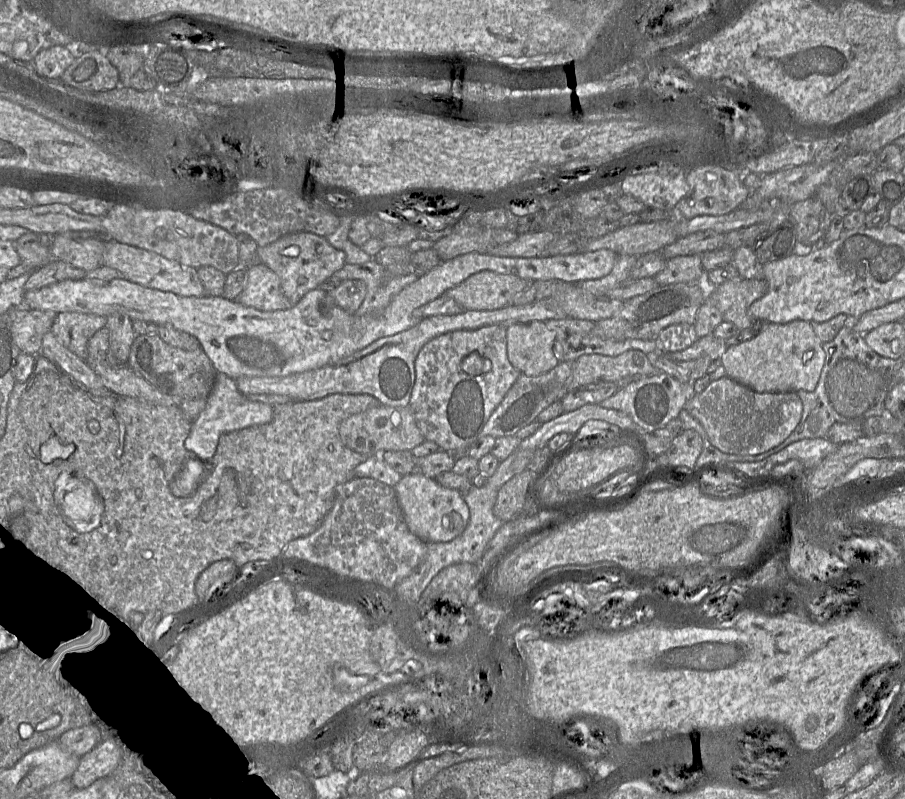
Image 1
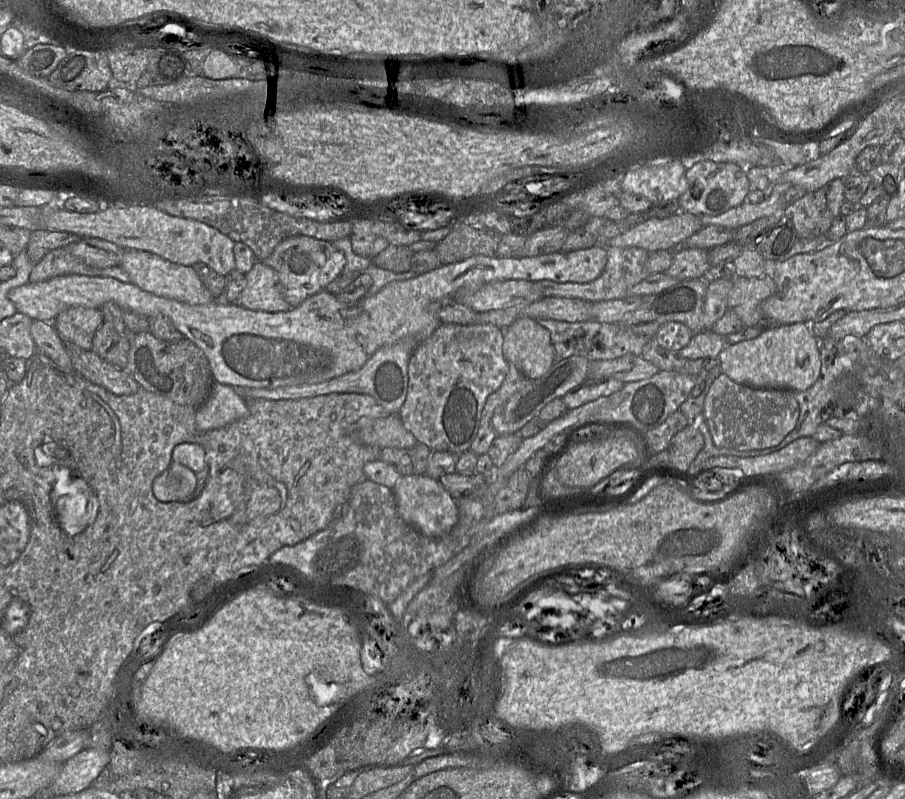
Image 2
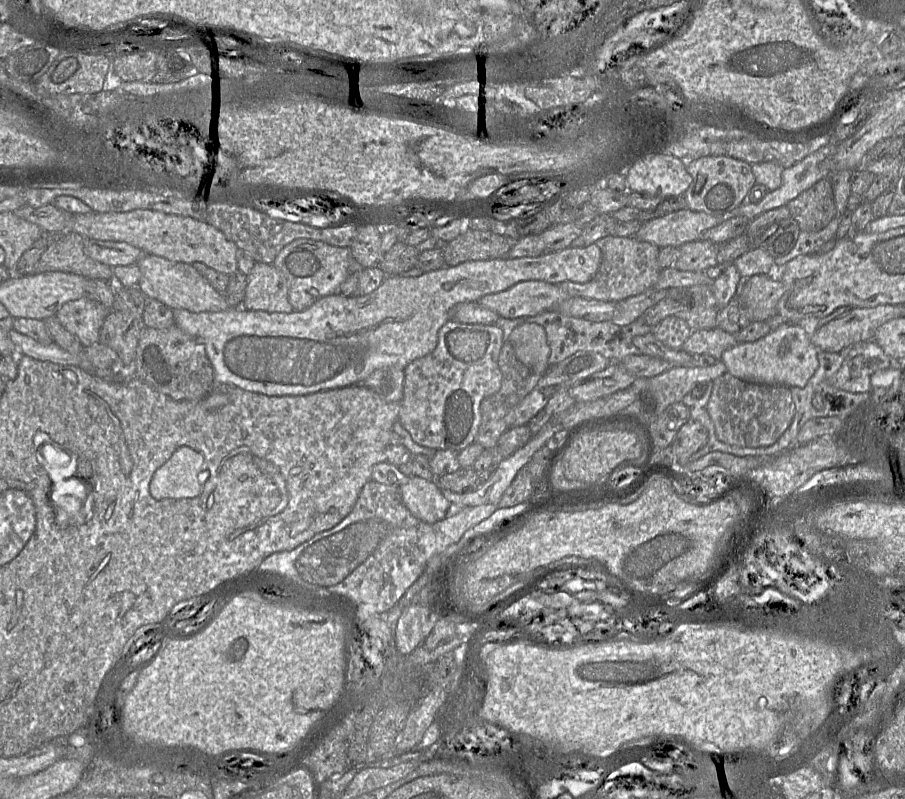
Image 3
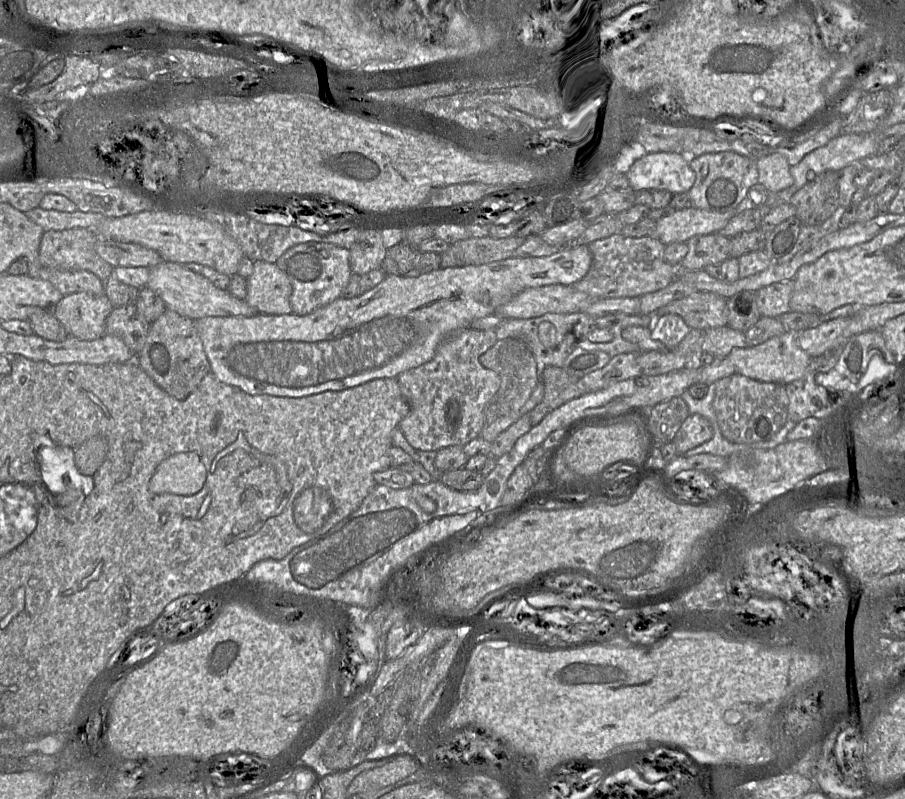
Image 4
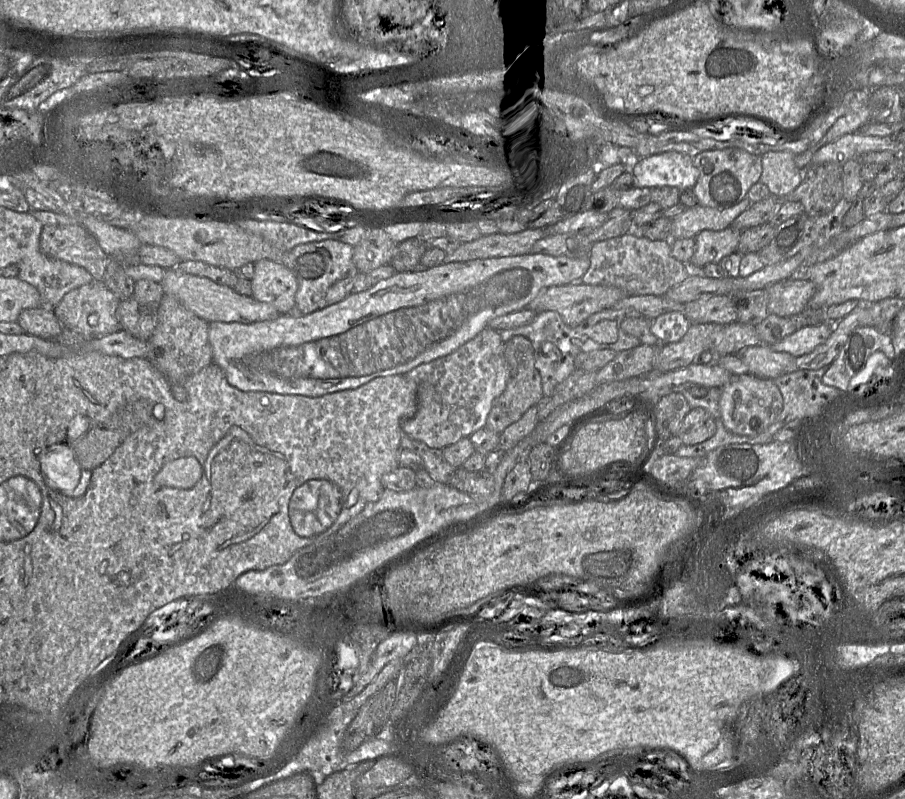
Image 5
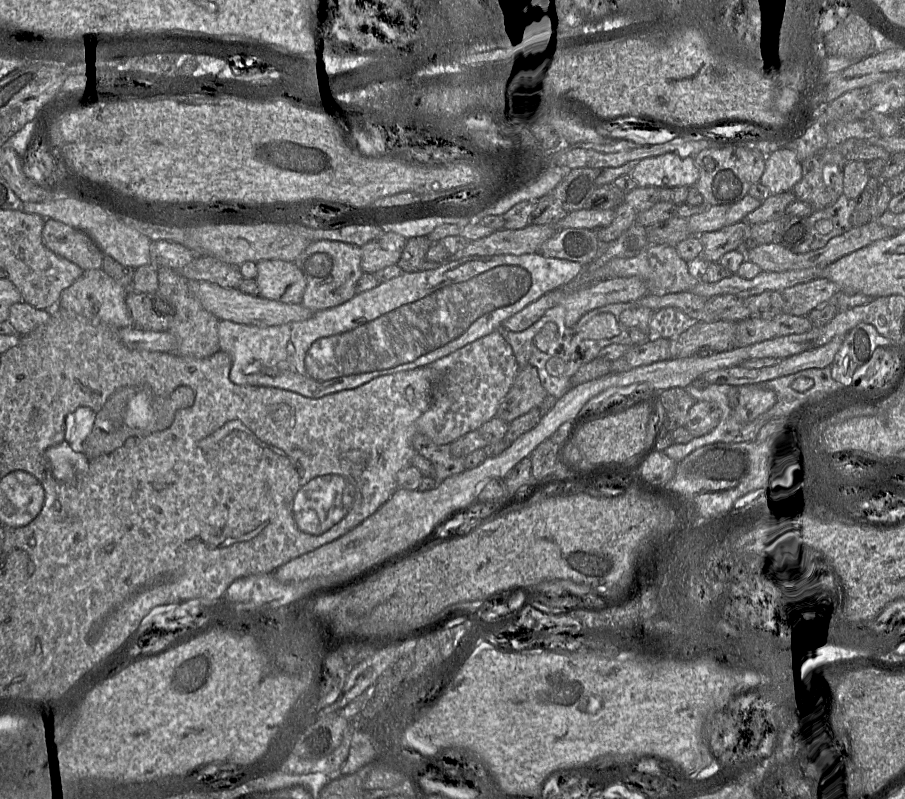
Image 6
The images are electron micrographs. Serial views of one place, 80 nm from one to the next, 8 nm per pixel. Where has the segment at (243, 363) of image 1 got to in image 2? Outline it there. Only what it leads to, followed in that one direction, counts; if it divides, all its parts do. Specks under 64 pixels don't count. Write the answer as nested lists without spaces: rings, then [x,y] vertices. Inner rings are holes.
[[[596,244],[590,248],[569,252],[554,252],[533,257],[475,255],[451,264],[441,264],[432,271],[412,279],[392,281],[371,297],[364,297],[354,304],[339,301],[336,295],[322,290],[299,306],[288,311],[266,312],[250,310],[238,303],[227,303],[215,299],[204,305],[191,305],[173,299],[156,296],[140,289],[133,283],[121,282],[112,277],[62,275],[51,279],[13,288],[8,298],[22,313],[33,320],[52,322],[63,310],[81,306],[101,308],[106,302],[114,302],[122,310],[131,310],[149,318],[158,314],[168,316],[183,336],[197,345],[207,357],[215,382],[233,388],[268,388],[301,384],[315,384],[358,370],[380,348],[391,345],[405,337],[416,336],[419,342],[430,337],[440,326],[438,317],[440,303],[444,298],[453,298],[459,290],[478,290],[485,284],[505,280],[527,280],[537,282],[551,280],[557,283],[589,283],[597,279],[607,263],[607,247]]]

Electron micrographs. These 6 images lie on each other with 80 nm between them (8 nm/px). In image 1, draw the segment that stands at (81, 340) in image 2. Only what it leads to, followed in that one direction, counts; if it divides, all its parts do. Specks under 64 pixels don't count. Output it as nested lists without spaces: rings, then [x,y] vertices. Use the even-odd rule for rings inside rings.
[[[80,312],[57,314],[51,332],[72,353],[86,360],[90,338],[106,325],[106,317]]]

